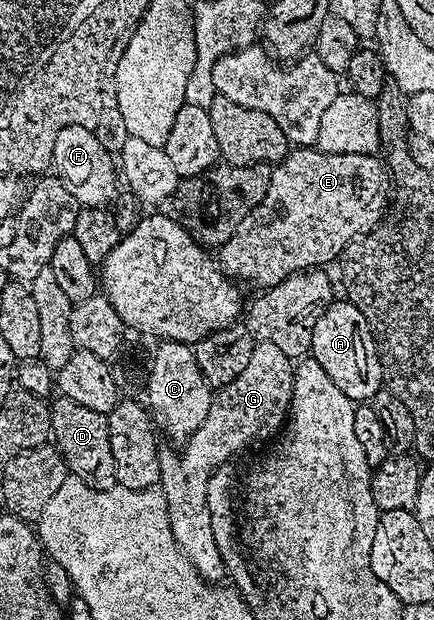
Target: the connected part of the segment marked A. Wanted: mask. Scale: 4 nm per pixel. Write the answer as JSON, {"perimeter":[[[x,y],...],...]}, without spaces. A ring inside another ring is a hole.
{"perimeter":[[[335,300],[318,317],[316,328],[312,328],[310,354],[320,364],[320,368],[324,368],[324,372],[328,374],[328,380],[355,404],[369,403],[374,395],[383,389],[382,365],[378,359],[378,349],[374,347],[374,335],[366,325],[360,308],[356,308],[351,302]]]}

